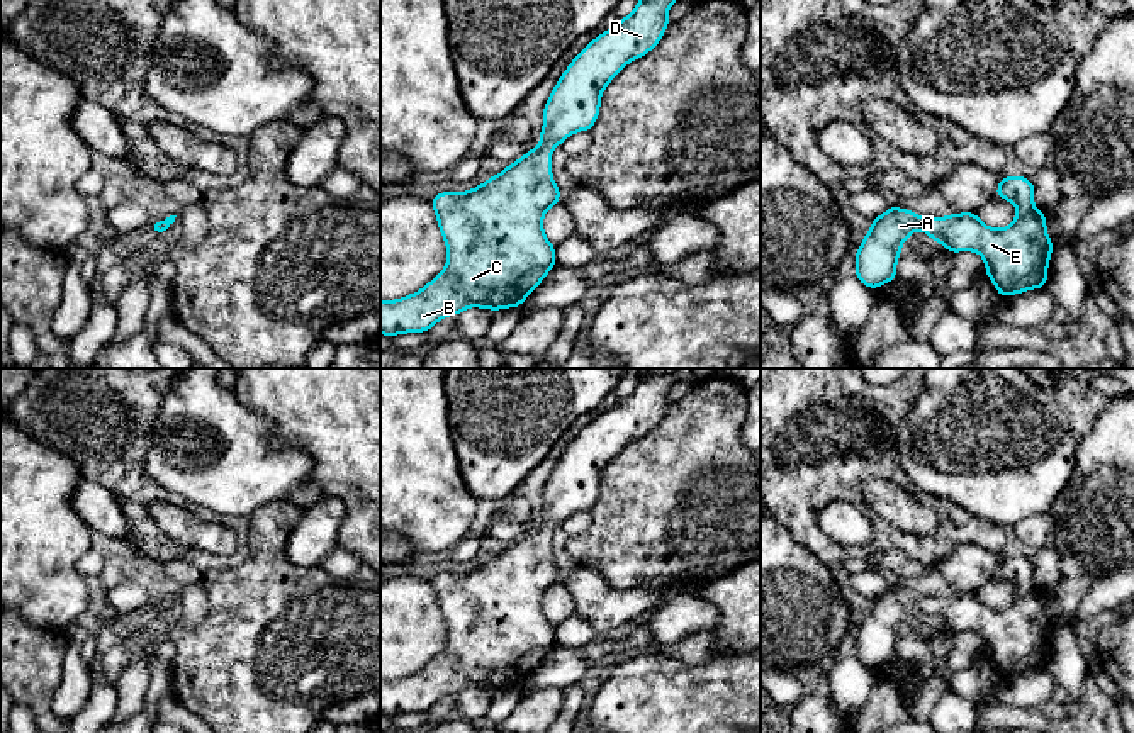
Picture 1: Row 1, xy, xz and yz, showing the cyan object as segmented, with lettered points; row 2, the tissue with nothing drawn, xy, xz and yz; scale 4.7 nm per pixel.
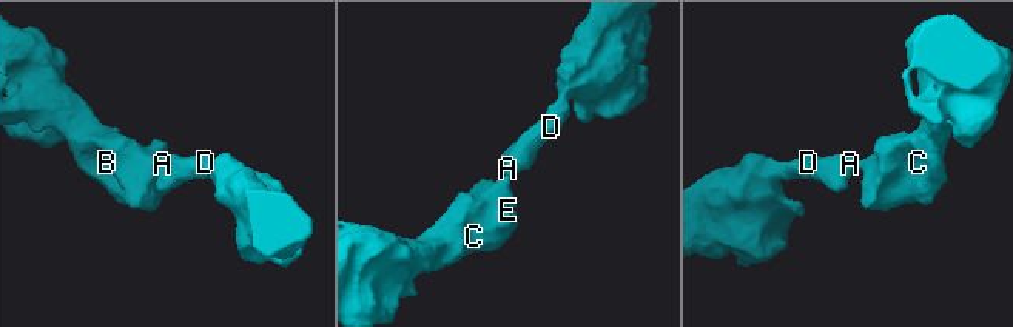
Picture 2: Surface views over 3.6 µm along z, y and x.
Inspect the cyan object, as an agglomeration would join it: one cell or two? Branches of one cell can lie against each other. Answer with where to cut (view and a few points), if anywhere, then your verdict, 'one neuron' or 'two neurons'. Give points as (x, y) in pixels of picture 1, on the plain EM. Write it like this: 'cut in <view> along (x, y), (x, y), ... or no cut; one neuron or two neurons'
no cut; one neuron

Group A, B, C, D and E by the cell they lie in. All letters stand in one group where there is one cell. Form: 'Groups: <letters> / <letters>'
Groups: A B C D E

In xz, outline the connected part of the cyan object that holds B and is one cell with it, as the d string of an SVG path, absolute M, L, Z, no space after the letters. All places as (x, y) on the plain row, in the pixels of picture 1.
M674 368L640 372L635 390L581 429L559 458L543 487L540 526L469 572L440 572L429 580L446 624L446 645L421 670L396 680L380 680L380 714L390 718L426 713L440 699L469 687L521 687L557 645L557 628L543 613L545 592L560 582L560 570L552 557L552 529L579 511L591 511L599 495L603 470L628 443L659 424L671 402L667 390L676 382L679 377Z

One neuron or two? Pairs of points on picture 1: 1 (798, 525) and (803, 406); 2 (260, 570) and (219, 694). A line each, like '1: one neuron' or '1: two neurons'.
1: one neuron
2: one neuron

